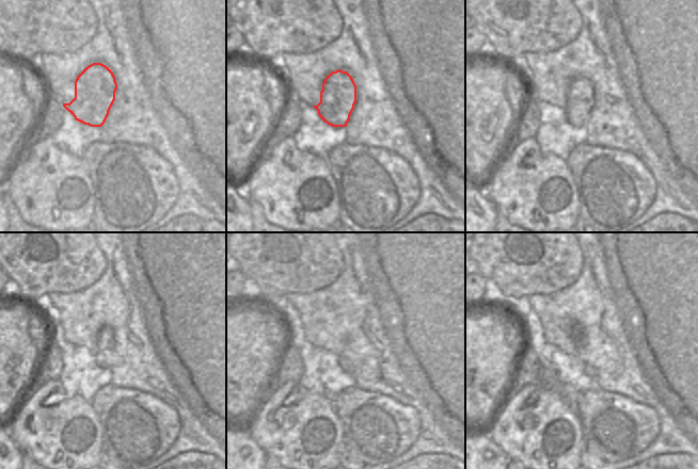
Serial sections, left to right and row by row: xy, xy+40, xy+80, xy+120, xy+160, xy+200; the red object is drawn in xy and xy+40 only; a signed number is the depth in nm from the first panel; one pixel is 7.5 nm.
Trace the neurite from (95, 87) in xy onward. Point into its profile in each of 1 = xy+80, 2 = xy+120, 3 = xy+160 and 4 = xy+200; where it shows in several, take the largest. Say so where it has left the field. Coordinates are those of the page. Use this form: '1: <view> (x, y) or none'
1: xy+80 (580, 101)
2: xy+120 (104, 354)
3: xy+160 (346, 366)
4: xy+200 (589, 371)

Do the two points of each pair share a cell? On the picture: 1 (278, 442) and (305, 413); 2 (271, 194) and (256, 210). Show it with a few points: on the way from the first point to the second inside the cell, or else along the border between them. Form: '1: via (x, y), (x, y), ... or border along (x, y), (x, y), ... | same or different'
1: via (285, 435), (300, 420) | same
2: border along (242, 188), (259, 205), (267, 221) | different

